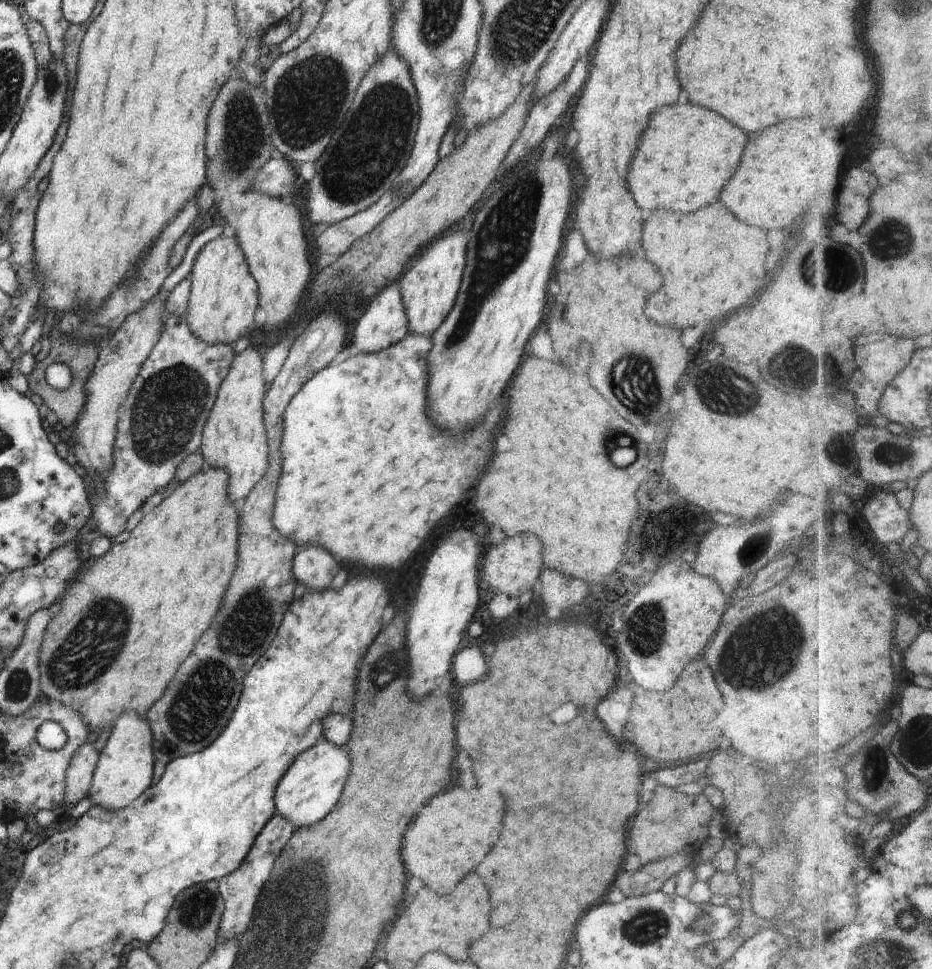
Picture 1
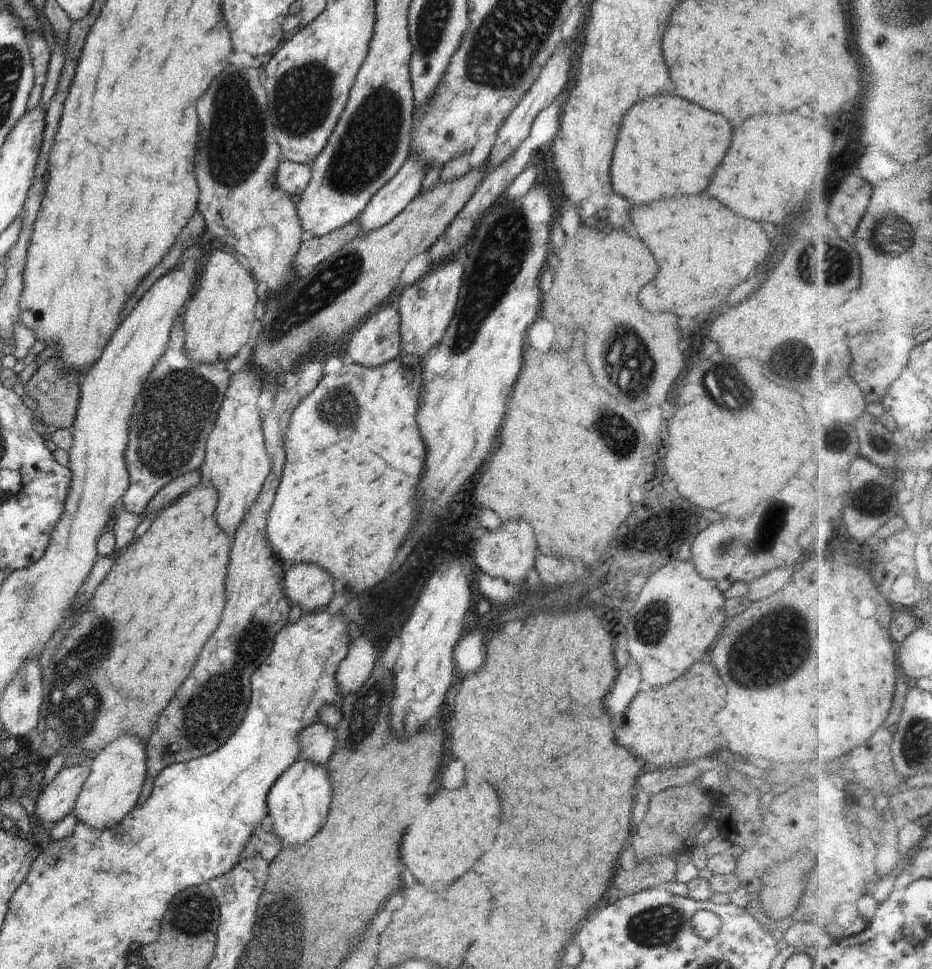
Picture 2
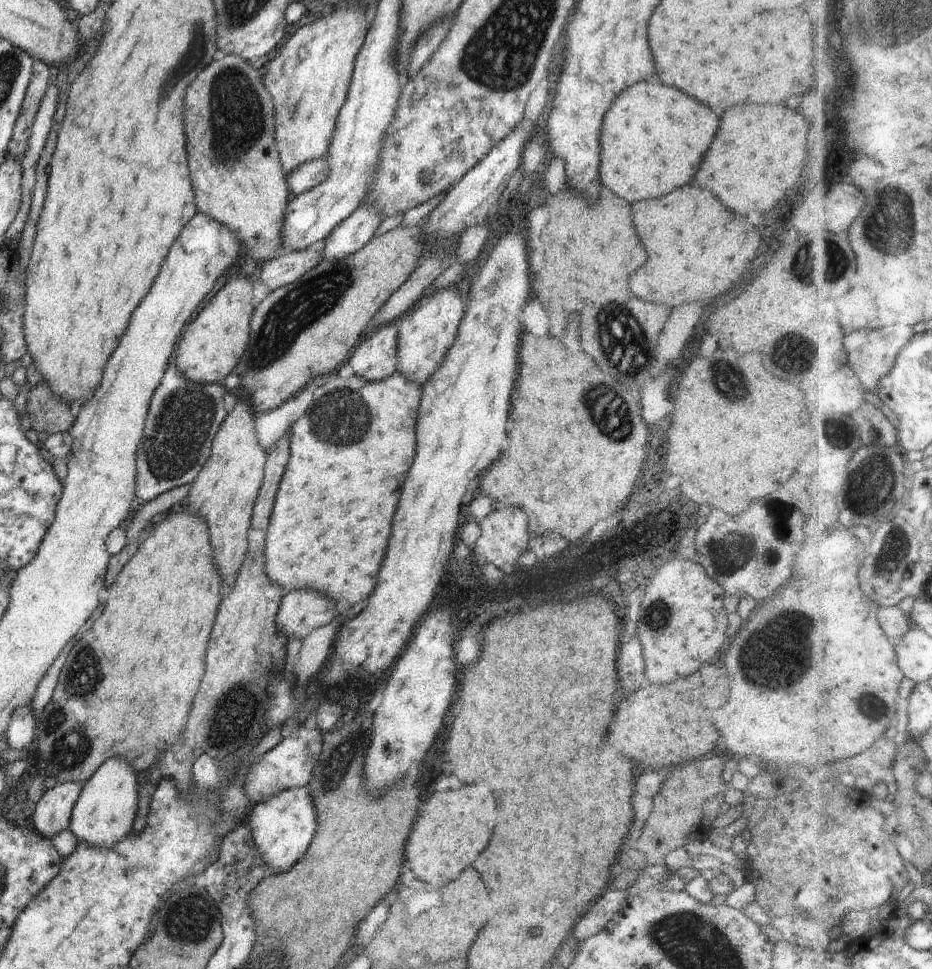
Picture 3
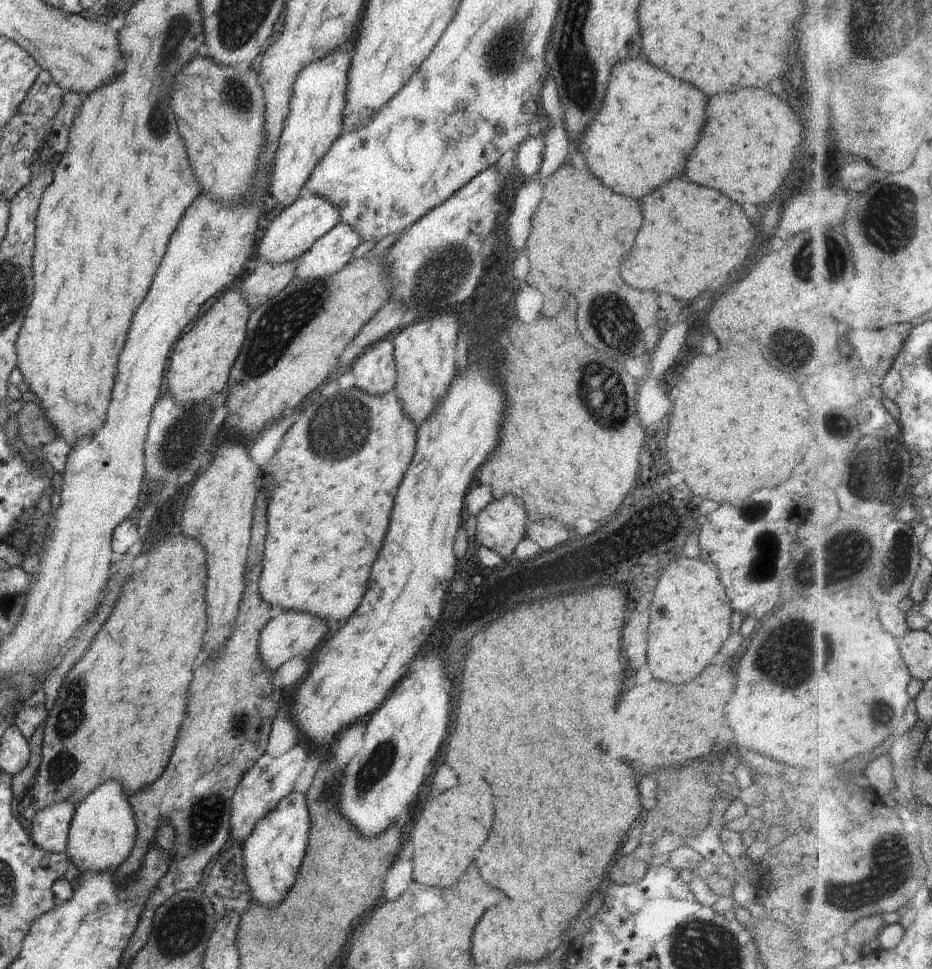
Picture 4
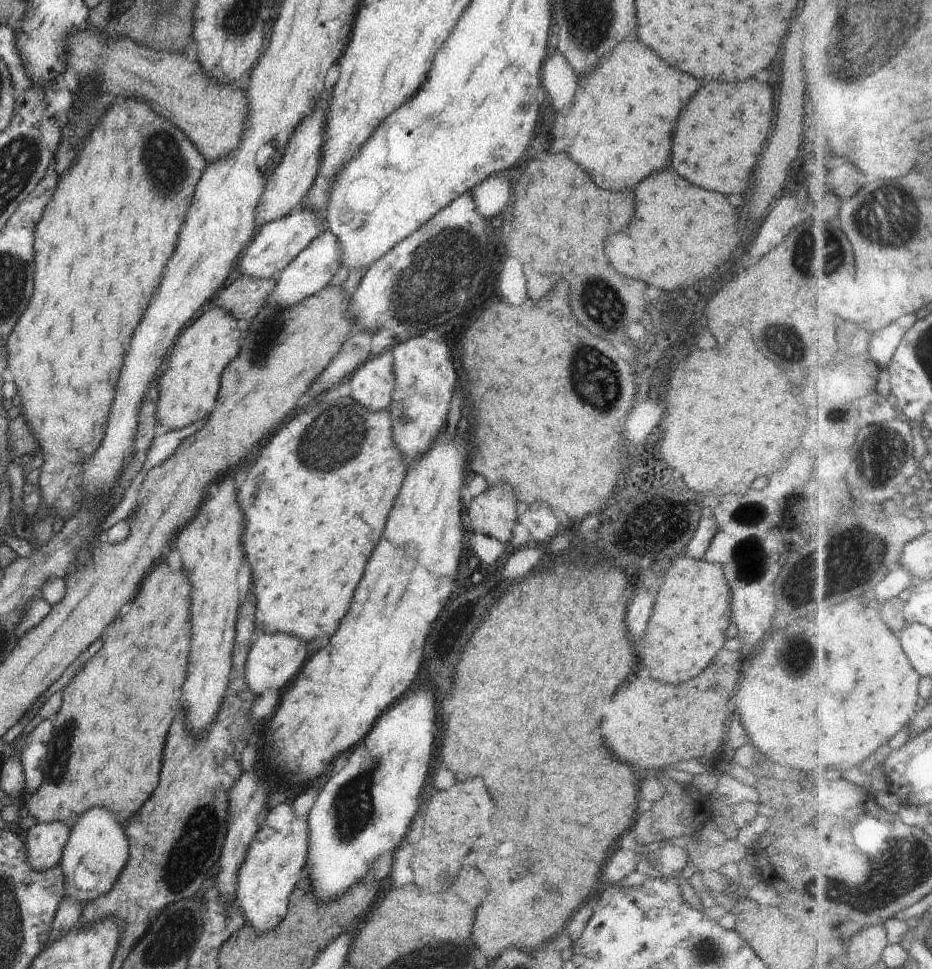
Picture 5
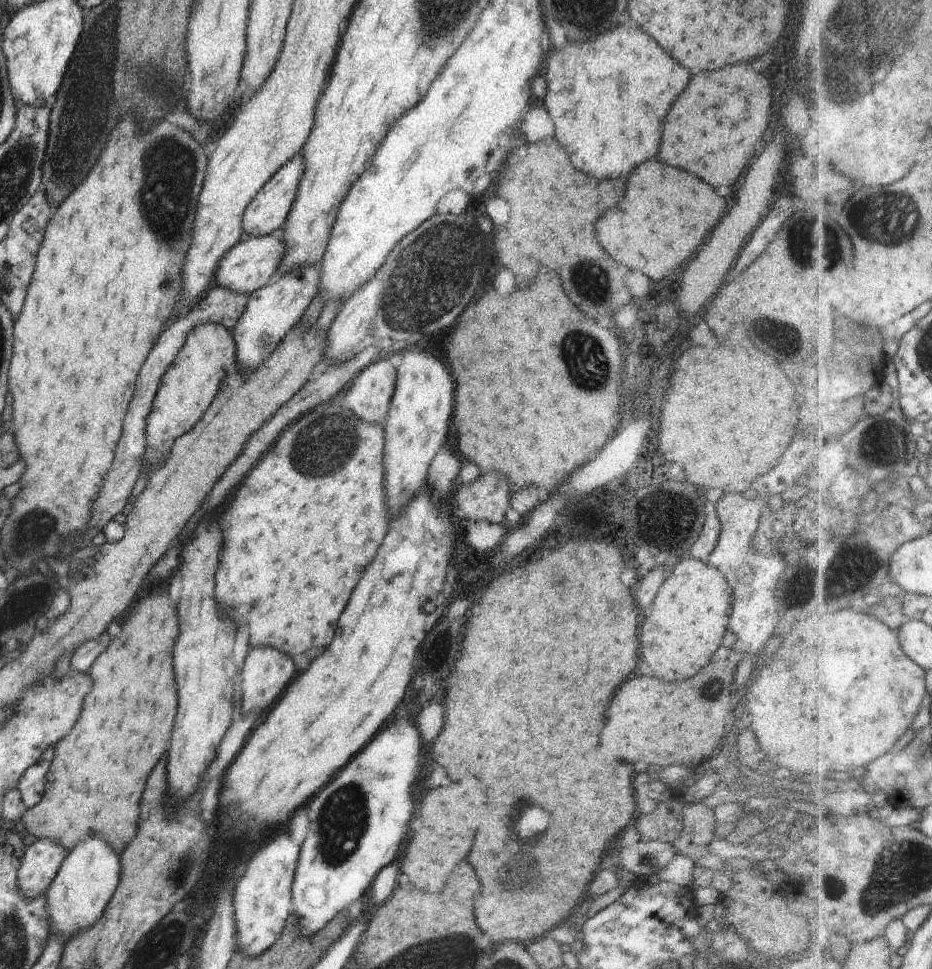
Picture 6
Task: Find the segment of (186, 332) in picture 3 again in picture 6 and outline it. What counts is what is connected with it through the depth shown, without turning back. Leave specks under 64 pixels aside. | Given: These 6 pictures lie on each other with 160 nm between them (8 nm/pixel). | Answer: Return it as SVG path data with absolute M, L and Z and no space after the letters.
M198 324L184 341L184 346L160 380L160 387L147 418L146 452L141 470L150 472L162 468L171 454L176 438L192 431L212 405L222 380L237 371L236 344L230 331L220 324Z

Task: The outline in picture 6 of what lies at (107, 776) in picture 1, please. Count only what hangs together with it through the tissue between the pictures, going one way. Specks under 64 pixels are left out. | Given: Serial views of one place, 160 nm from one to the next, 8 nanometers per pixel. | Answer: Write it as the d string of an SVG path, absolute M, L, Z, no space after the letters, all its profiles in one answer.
M88 836L80 840L64 858L58 874L45 893L50 933L68 940L96 924L120 883L120 872L120 858L112 850L110 842L100 836Z

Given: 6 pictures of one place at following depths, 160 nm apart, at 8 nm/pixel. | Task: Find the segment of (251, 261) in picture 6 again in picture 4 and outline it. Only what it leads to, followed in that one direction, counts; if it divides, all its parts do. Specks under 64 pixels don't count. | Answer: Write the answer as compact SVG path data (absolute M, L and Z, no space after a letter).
M310 196L308 199L298 197L293 204L286 206L279 212L268 216L264 221L262 236L258 240L258 245L254 248L253 257L268 262L268 264L282 264L297 259L305 253L321 236L330 232L339 223L339 214L321 196Z

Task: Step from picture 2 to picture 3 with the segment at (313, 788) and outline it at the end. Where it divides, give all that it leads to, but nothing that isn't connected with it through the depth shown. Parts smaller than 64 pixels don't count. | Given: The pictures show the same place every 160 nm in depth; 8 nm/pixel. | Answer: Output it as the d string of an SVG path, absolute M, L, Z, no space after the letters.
M302 786L276 792L272 798L251 806L246 821L256 850L260 852L260 860L270 868L271 873L286 872L296 864L296 860L302 859L318 828L312 790Z

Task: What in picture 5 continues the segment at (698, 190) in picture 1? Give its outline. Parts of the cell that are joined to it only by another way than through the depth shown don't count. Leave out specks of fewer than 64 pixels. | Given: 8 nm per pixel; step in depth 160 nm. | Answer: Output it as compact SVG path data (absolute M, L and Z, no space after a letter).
M624 40L610 50L600 66L578 80L574 102L555 112L550 131L555 138L562 137L564 132L574 134L566 153L584 172L588 172L588 176L600 188L606 188L610 192L632 188L636 182L644 180L648 174L658 172L664 166L666 158L670 156L676 118L684 104L688 104L692 94L698 90L698 86L700 84L696 78L664 64L664 60L640 40Z

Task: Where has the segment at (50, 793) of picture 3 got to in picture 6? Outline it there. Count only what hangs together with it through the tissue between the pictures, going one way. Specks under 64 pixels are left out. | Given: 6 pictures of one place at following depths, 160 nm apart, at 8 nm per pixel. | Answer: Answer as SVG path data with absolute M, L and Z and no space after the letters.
M48 838L27 839L18 870L20 892L26 898L45 894L68 852L64 846Z

